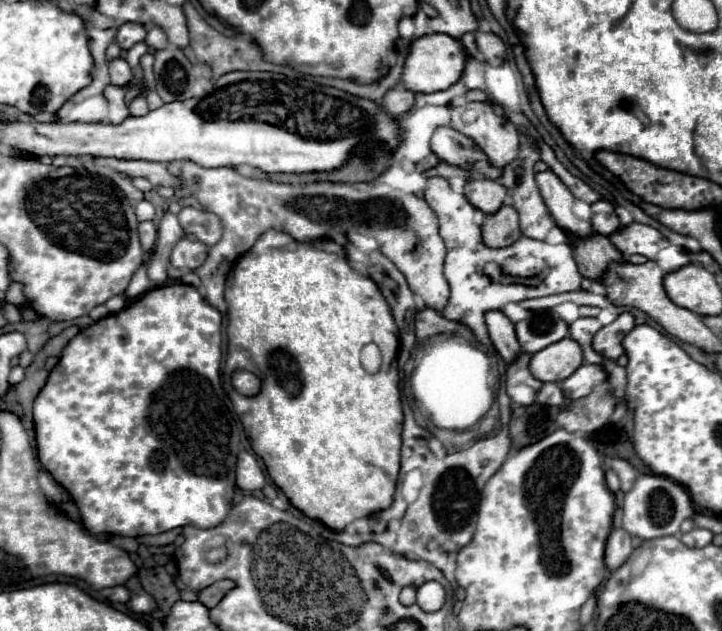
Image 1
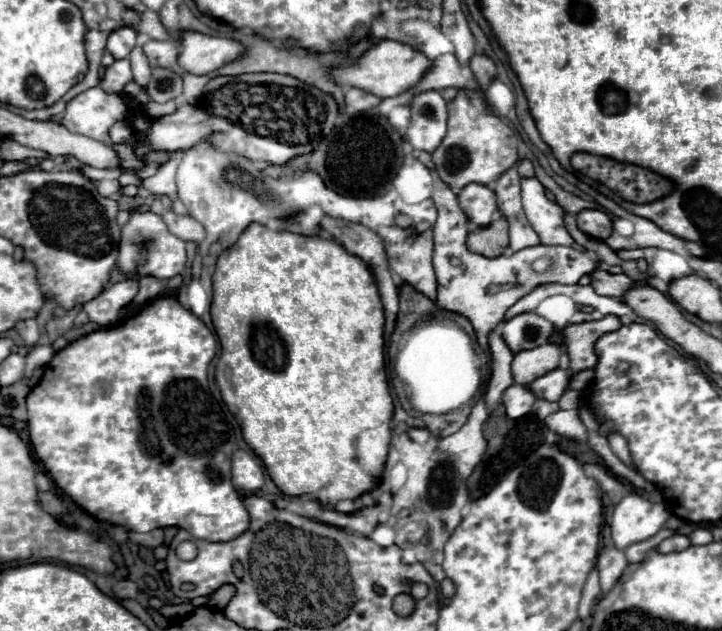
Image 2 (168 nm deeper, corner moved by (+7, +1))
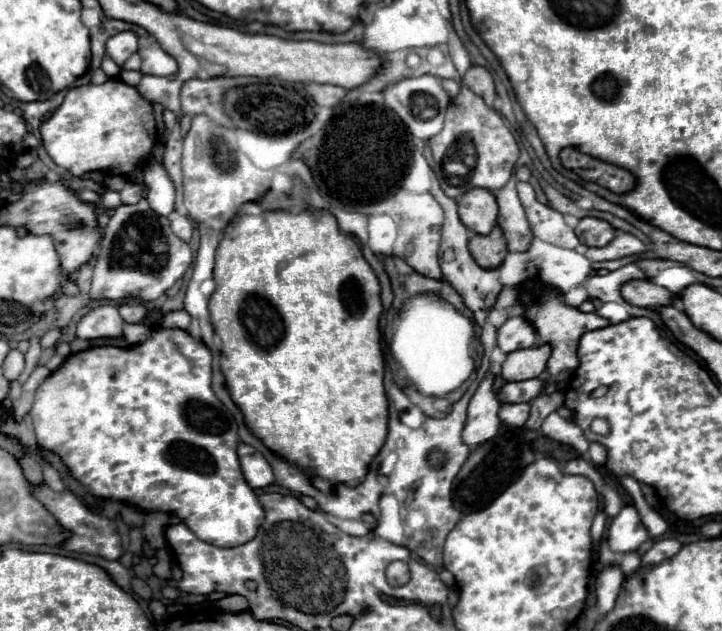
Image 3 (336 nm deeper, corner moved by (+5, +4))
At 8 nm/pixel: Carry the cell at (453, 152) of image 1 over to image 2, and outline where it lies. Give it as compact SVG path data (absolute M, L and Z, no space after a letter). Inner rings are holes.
M426 91L414 97L414 101L410 103L410 111L412 123L408 129L408 141L412 143L414 149L432 153L442 143L442 137L446 137L446 101L438 91Z

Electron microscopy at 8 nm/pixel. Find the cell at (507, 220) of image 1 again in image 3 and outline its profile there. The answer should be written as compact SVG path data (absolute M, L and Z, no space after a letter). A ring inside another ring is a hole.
M494 226L492 232L486 236L474 234L468 242L468 250L470 250L472 258L476 260L476 264L486 270L498 268L504 262L504 256L508 252L506 238L498 226Z

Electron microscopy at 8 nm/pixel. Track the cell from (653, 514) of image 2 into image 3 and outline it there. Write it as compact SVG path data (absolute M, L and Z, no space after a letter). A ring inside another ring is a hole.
M624 506L608 528L608 546L612 552L634 552L642 542L648 540L648 532L640 522L634 506Z

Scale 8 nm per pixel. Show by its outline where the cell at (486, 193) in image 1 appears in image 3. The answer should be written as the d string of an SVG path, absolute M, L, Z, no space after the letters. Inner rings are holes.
M474 188L460 198L458 214L468 230L476 234L488 234L496 226L496 198L488 190Z

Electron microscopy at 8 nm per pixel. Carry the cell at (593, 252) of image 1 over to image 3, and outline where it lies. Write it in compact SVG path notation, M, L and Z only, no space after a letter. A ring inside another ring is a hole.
M632 280L622 286L622 296L626 302L642 308L654 308L658 310L660 306L670 306L676 298L674 292L652 284L650 280Z

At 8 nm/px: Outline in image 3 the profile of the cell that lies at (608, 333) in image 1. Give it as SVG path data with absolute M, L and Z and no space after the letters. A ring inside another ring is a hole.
M530 276L522 282L522 288L520 288L520 294L518 294L518 302L526 308L522 312L522 316L526 318L526 322L532 322L532 328L536 330L536 334L540 336L540 344L550 344L552 346L552 356L548 360L548 374L552 374L558 390L562 390L560 386L566 384L574 370L578 368L578 356L576 356L576 348L578 348L578 340L584 332L590 332L590 330L598 330L598 328L604 328L608 326L610 322L598 314L586 314L586 312L580 312L578 308L574 306L568 306L566 302L562 302L562 292L552 286L552 284L546 284L542 282L540 278L536 276Z

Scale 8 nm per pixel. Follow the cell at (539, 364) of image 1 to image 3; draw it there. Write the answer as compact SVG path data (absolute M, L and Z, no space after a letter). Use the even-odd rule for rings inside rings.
M532 346L524 350L514 350L506 356L502 364L502 378L506 382L538 378L546 370L548 358L550 358L550 346Z

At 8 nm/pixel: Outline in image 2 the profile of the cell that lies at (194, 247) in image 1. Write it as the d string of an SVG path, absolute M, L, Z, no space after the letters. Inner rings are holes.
M132 213L130 221L122 227L122 241L120 241L120 255L118 255L118 269L130 275L154 275L162 281L168 281L174 275L180 275L186 265L186 243L180 237L174 237L160 215L148 213Z

